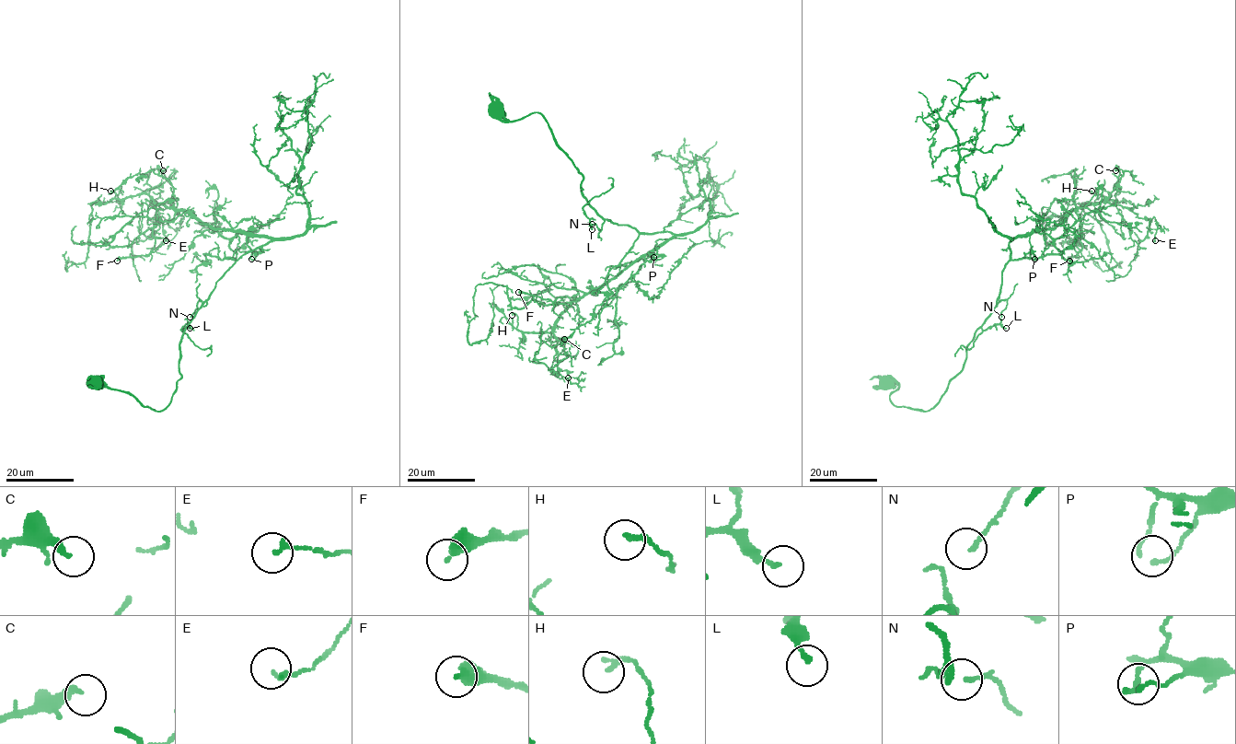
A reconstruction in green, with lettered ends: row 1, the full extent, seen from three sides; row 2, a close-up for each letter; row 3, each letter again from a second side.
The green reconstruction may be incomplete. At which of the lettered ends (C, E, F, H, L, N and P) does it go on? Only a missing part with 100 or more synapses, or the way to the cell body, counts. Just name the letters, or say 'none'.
none

